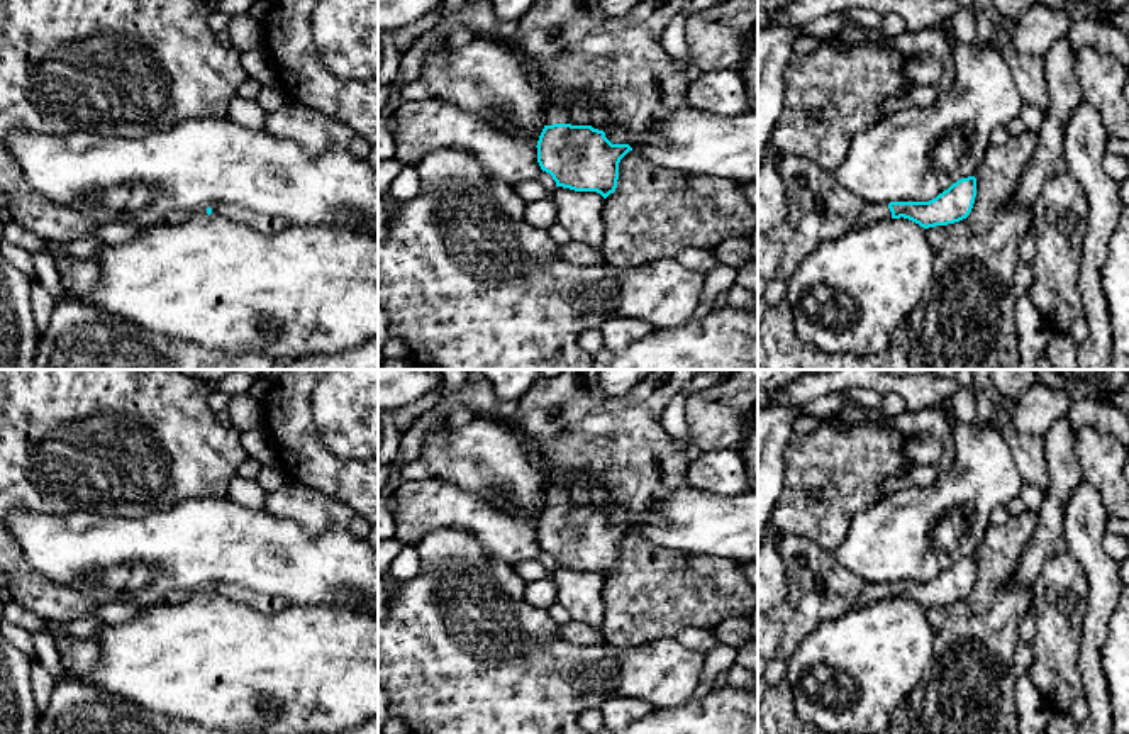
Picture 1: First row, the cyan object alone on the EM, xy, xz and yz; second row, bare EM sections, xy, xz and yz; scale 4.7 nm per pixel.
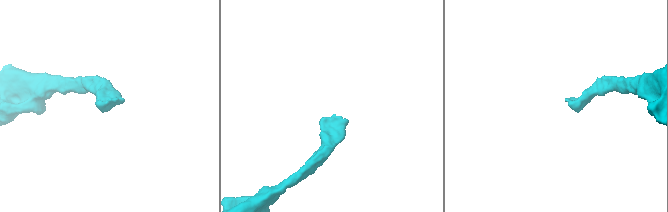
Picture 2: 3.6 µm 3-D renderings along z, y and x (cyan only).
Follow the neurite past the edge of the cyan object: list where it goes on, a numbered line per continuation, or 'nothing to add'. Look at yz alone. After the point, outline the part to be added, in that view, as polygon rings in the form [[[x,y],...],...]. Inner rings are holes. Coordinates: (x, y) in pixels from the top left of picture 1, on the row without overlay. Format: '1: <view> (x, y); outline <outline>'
1: yz (817, 587); outline [[[781,534],[776,551],[787,592],[776,609],[758,612],[758,678],[771,661],[790,659],[822,620],[892,598],[887,581],[854,576],[807,537]]]

